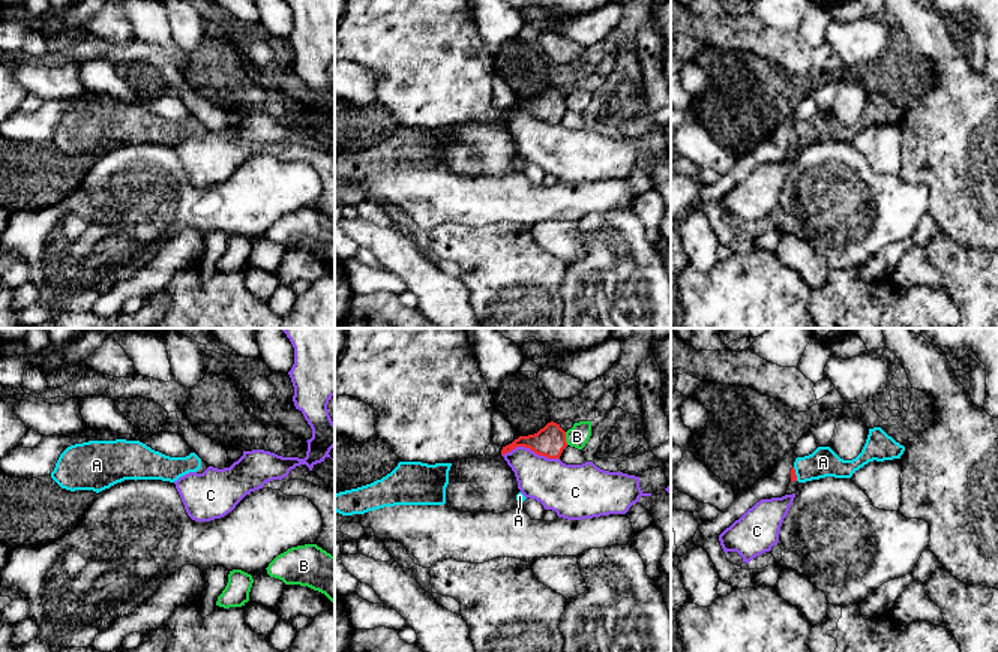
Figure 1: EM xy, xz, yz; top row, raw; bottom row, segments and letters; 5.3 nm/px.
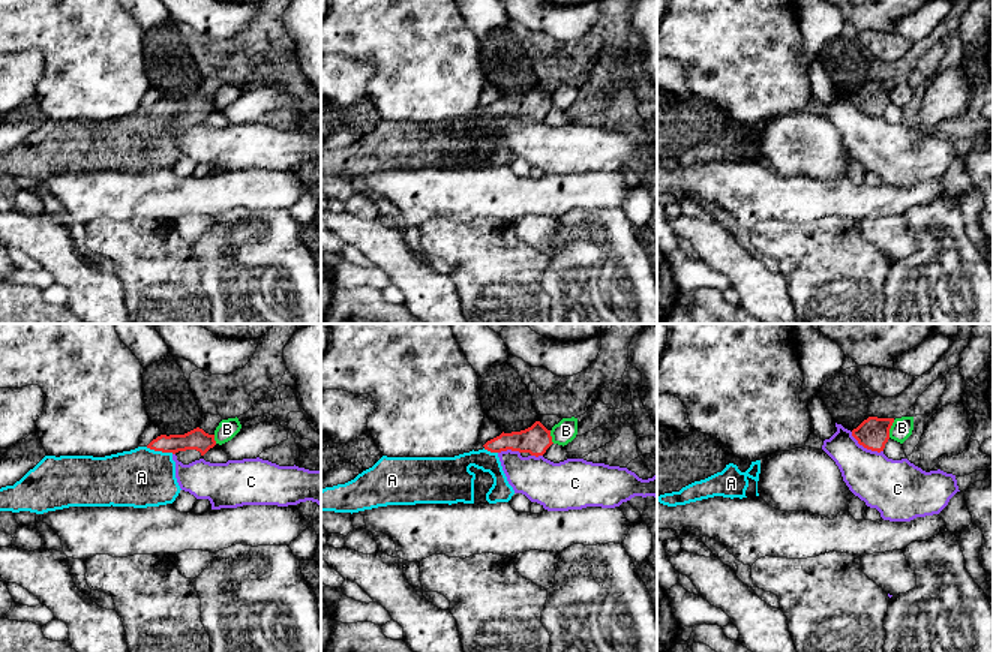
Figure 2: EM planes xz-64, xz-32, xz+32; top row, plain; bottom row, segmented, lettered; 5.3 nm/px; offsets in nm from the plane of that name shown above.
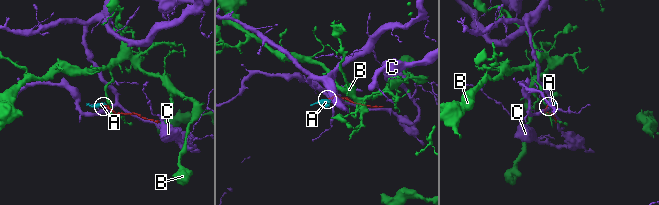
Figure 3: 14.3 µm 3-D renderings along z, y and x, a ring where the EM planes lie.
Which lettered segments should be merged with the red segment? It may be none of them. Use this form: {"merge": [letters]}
{"merge": ["A"]}

